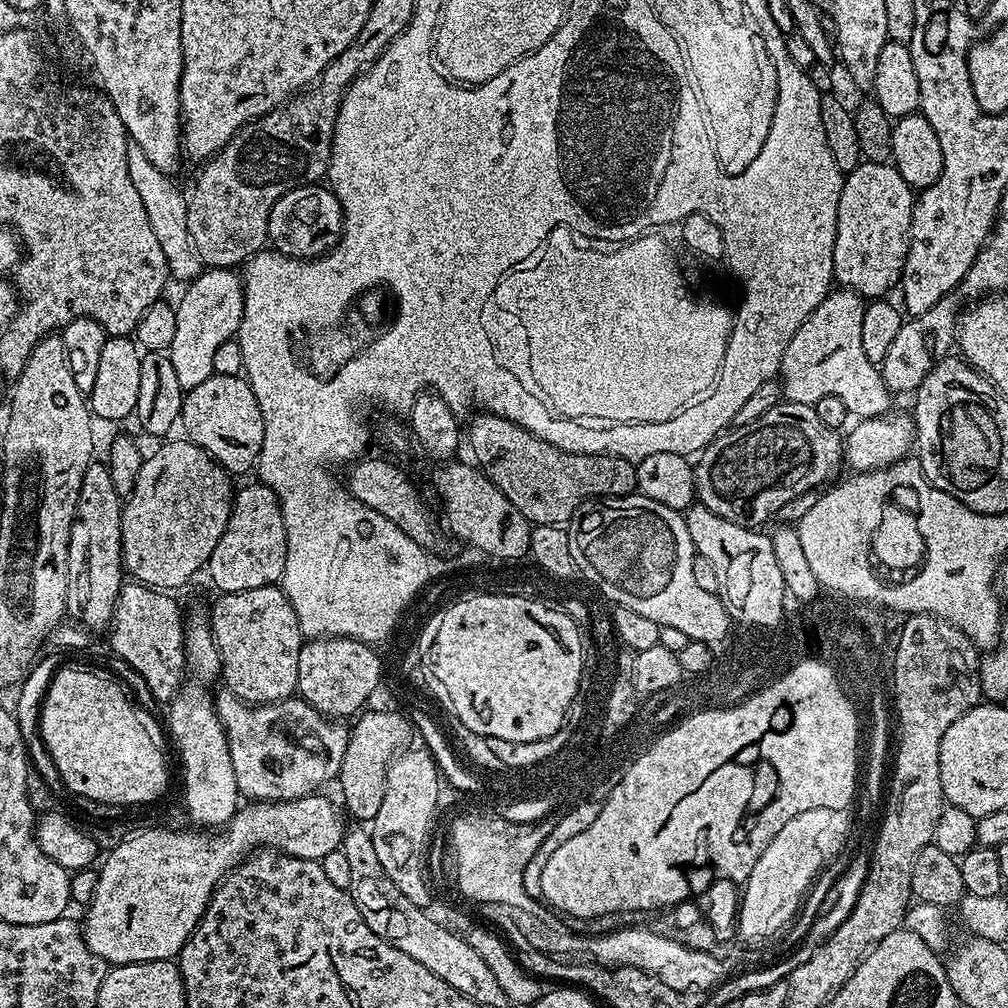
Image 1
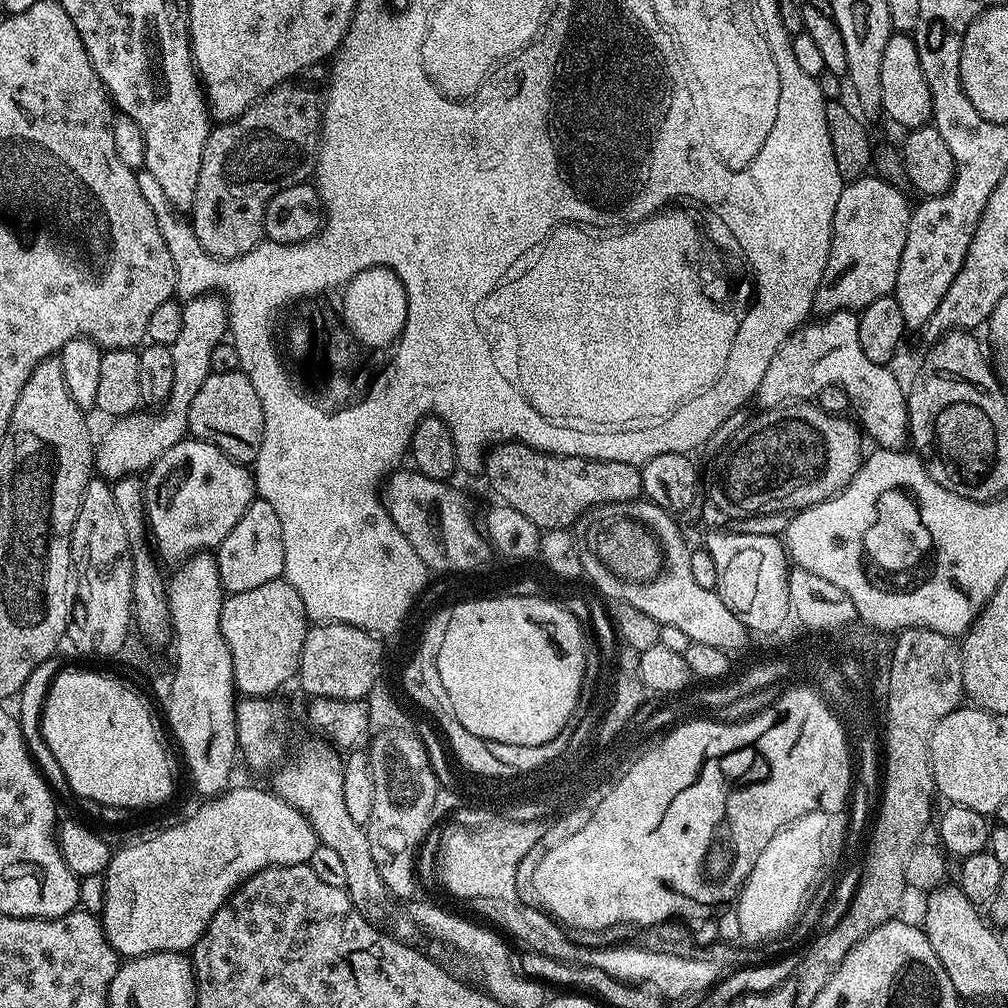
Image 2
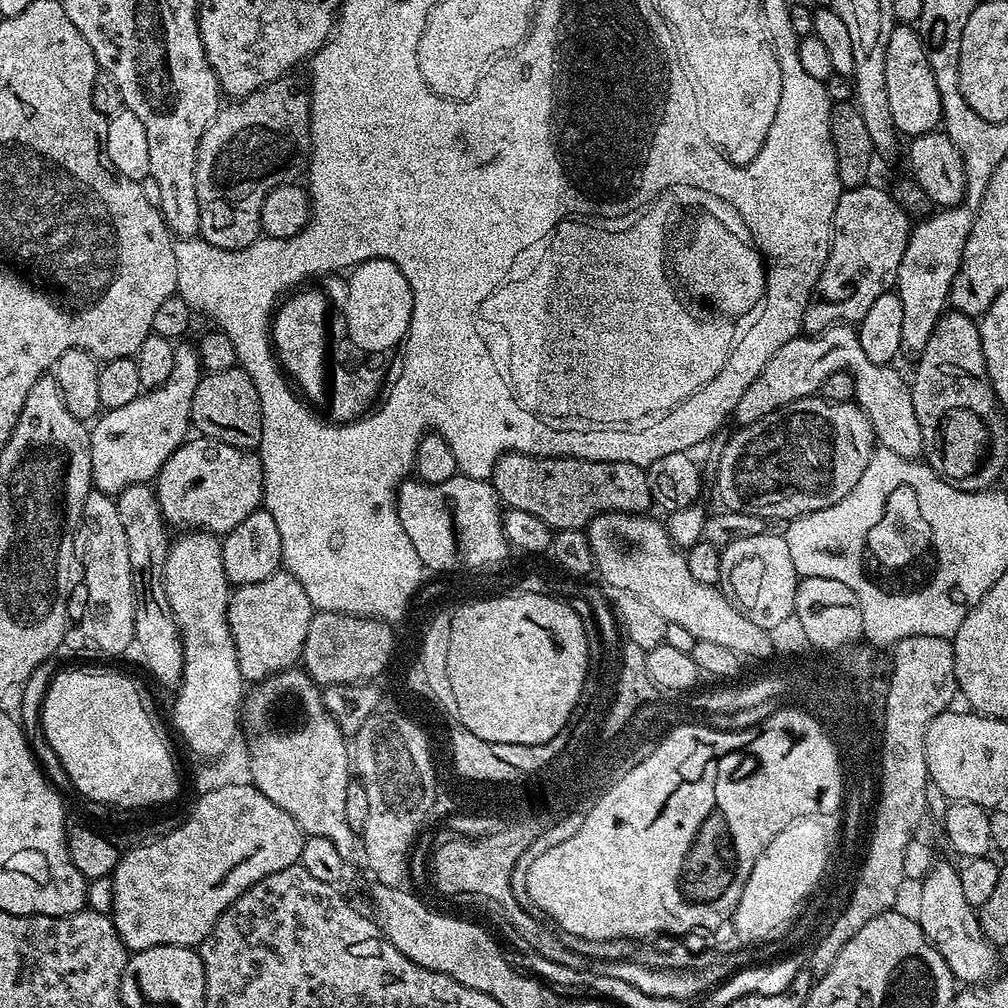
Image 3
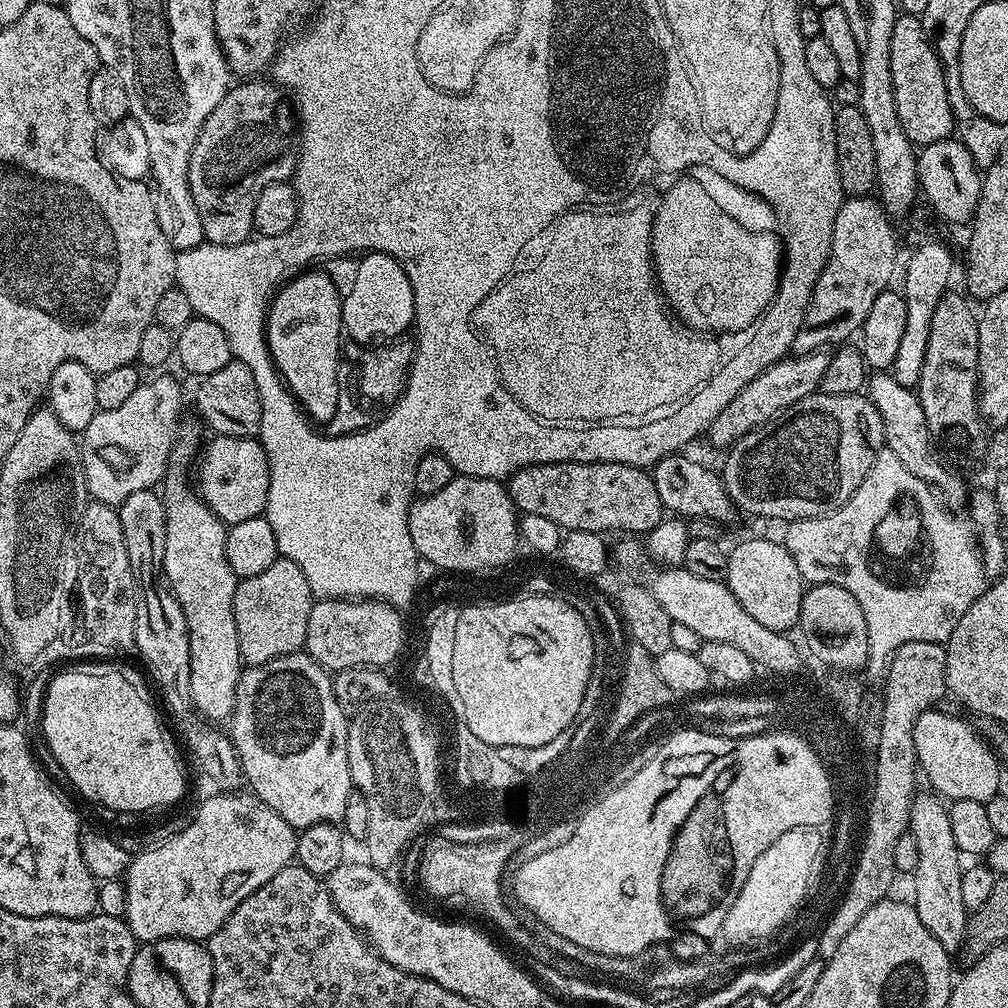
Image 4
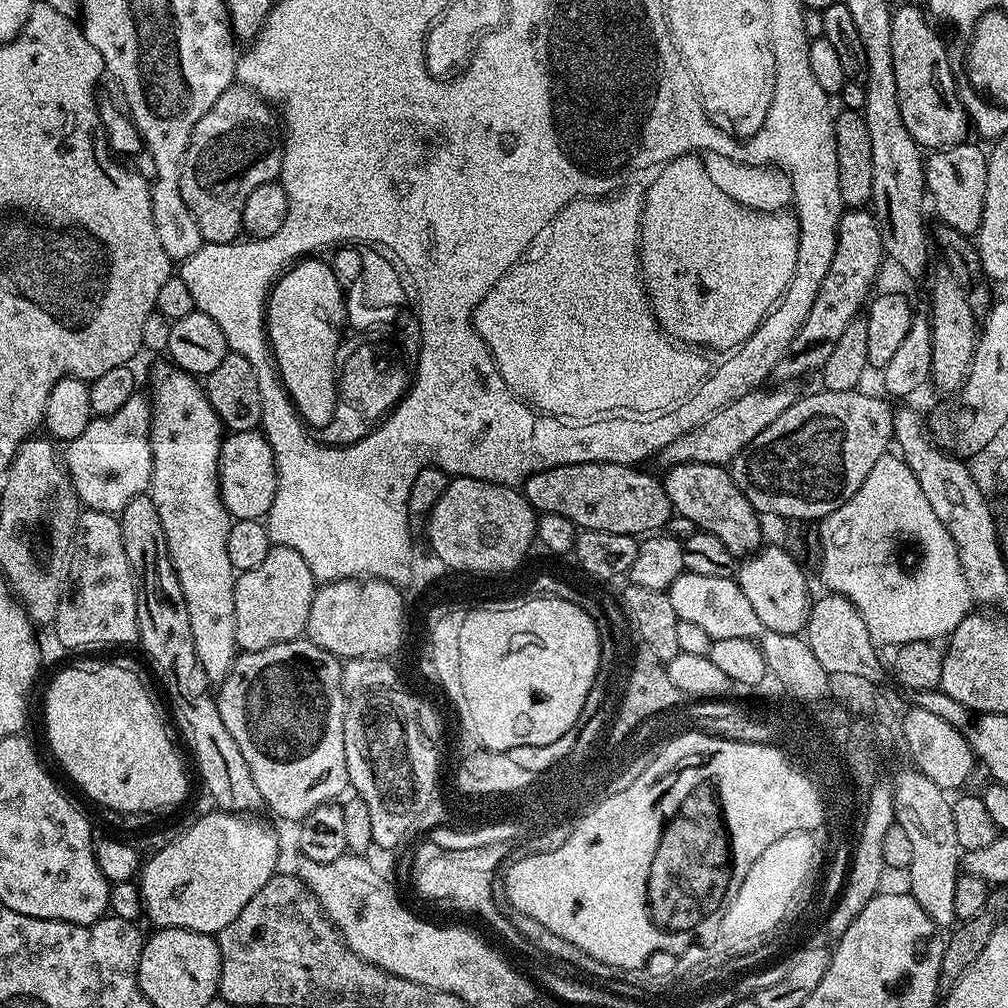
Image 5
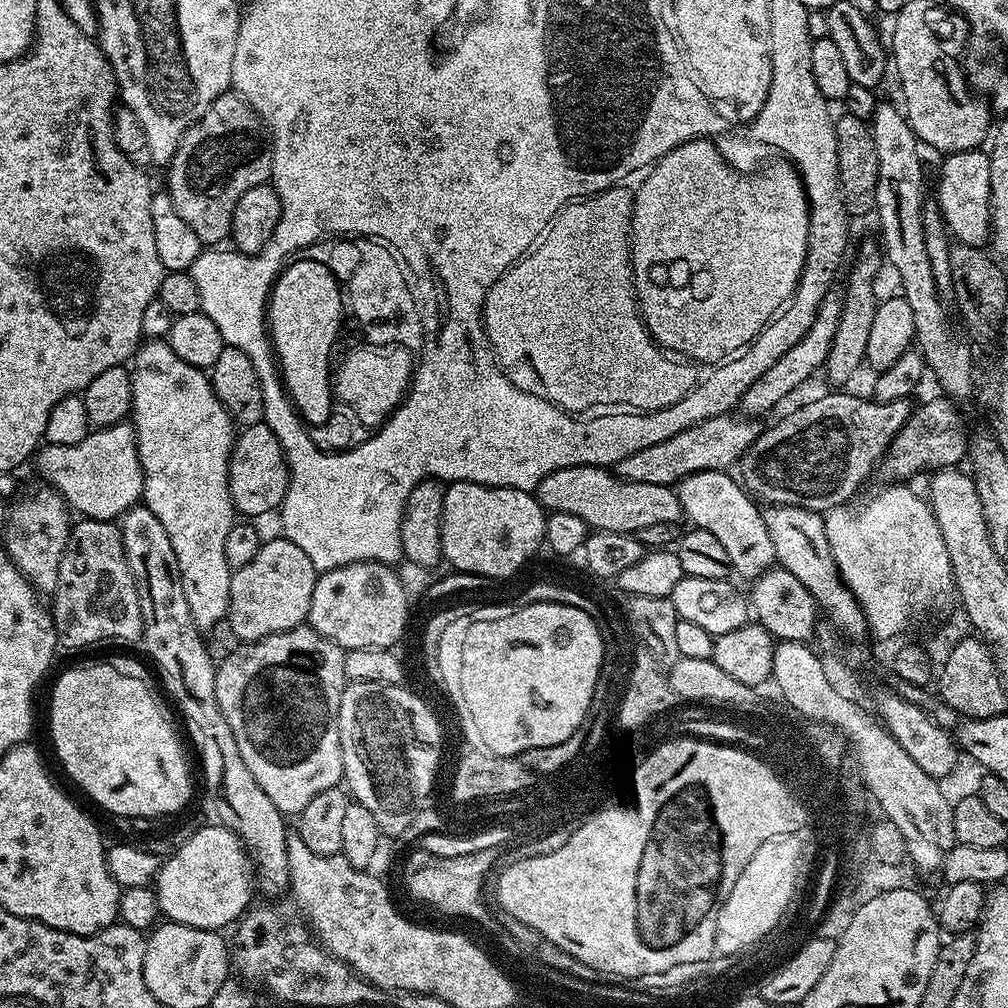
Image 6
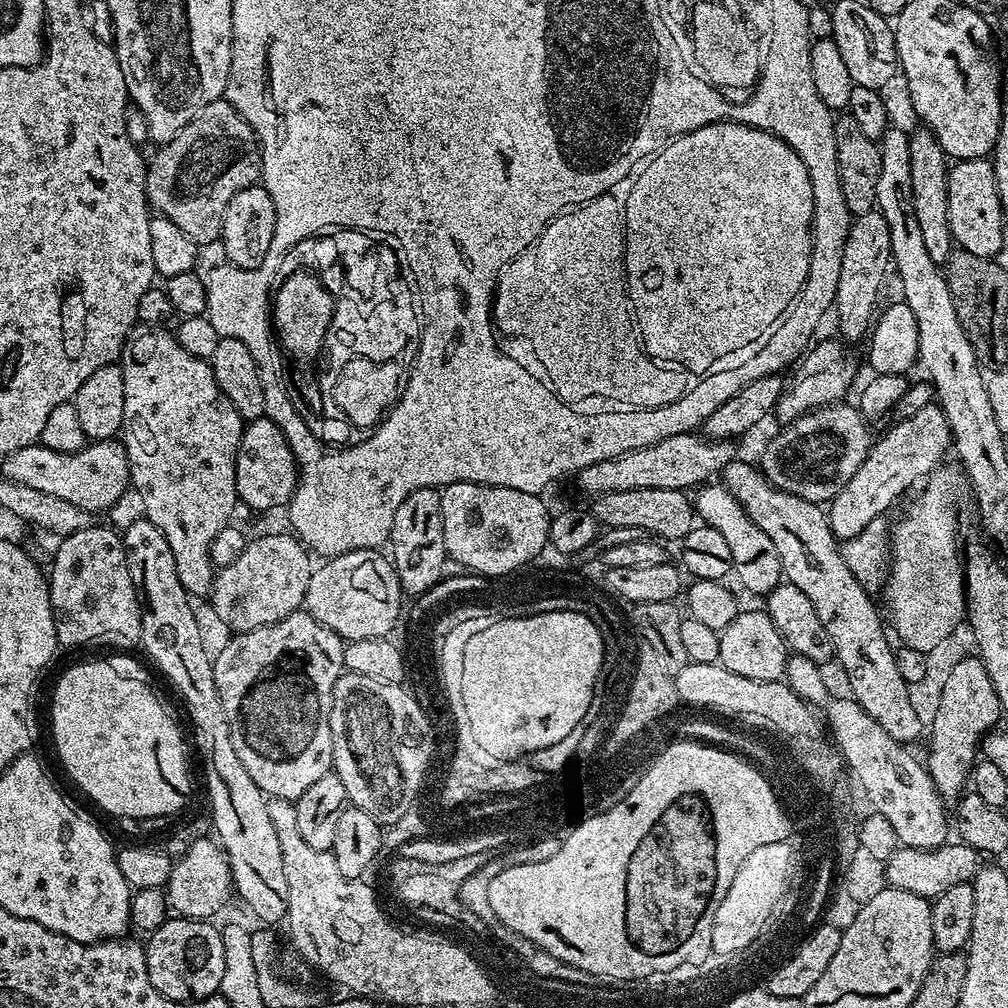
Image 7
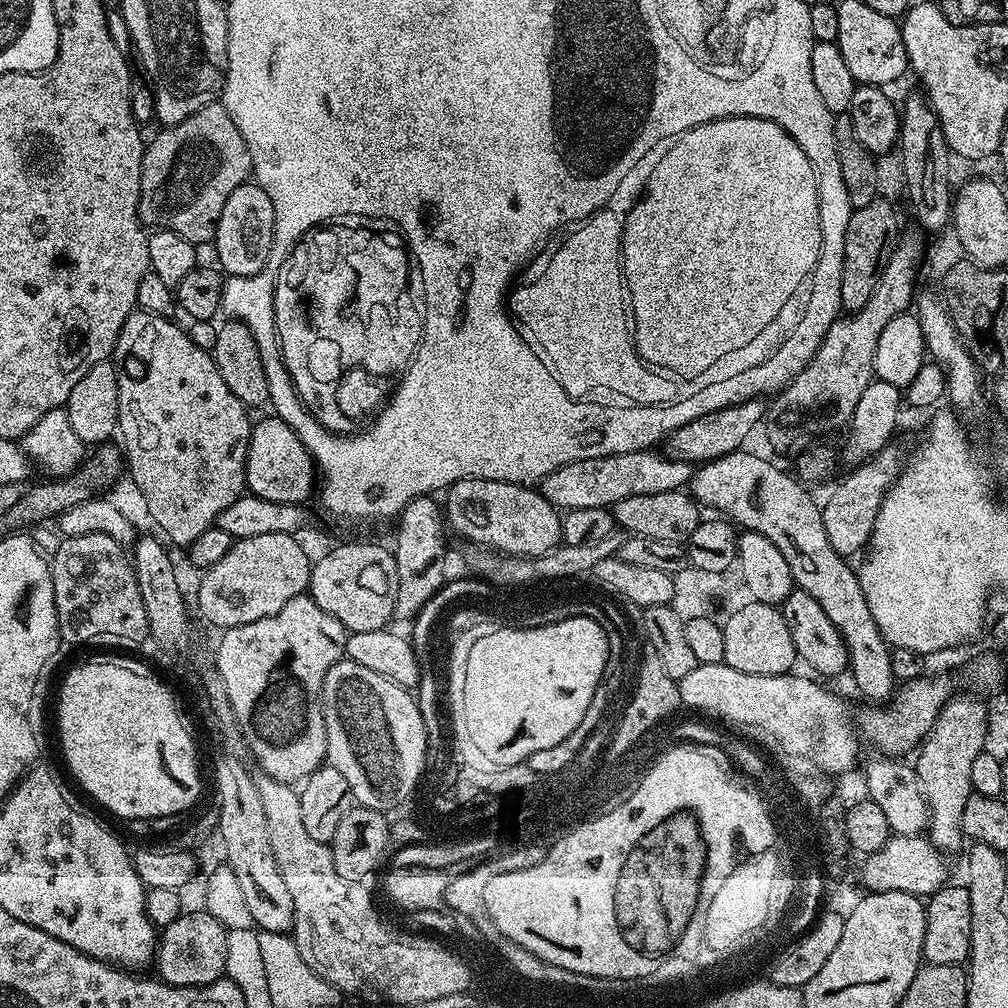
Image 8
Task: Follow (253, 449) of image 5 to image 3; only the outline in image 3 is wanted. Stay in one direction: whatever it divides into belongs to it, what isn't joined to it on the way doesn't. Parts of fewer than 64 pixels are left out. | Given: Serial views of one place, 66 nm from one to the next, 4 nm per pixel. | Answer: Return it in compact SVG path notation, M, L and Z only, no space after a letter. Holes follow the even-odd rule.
M196 434L166 458L154 487L165 521L173 529L227 534L263 505L264 471L255 451Z

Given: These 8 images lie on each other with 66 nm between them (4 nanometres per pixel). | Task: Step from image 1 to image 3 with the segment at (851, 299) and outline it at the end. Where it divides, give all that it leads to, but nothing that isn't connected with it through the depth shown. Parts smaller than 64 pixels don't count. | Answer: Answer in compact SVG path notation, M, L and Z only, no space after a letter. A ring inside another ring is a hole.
M835 324L825 332L801 334L786 342L786 346L782 346L782 350L778 350L778 354L766 362L762 374L750 382L750 390L746 390L738 402L734 420L740 426L758 422L758 418L774 414L774 410L784 404L801 400L803 396L817 395L822 382L826 382L830 374L847 370L852 373L855 403L860 405L866 418L870 418L877 445L894 450L894 454L902 454L902 458L907 460L915 460L924 451L922 426L918 426L918 414L914 414L909 381L905 377L903 380L894 369L887 364L875 364L866 358L857 329L851 324Z

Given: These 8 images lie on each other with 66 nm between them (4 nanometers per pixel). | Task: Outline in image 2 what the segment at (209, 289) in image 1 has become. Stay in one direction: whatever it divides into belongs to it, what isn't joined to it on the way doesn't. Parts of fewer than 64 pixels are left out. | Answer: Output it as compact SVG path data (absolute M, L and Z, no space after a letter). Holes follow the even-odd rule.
M205 294L191 297L182 310L182 334L178 342L170 345L172 355L176 357L176 377L172 392L159 410L137 410L129 416L122 416L111 421L104 441L99 441L94 452L94 468L103 479L109 482L121 480L124 476L143 473L151 468L152 463L170 446L185 439L188 432L190 402L194 394L202 390L202 382L211 376L210 354L229 335L228 305L219 294Z

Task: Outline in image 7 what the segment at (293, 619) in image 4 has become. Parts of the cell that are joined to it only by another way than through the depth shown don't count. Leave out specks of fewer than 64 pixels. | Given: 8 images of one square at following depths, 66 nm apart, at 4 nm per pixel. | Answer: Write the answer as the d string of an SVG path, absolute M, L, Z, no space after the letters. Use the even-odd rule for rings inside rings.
M287 535L249 539L242 554L238 554L230 566L215 573L210 593L212 608L217 618L226 627L232 628L233 633L258 630L286 618L292 612L301 611L306 586L310 586L314 571L313 557L295 535Z

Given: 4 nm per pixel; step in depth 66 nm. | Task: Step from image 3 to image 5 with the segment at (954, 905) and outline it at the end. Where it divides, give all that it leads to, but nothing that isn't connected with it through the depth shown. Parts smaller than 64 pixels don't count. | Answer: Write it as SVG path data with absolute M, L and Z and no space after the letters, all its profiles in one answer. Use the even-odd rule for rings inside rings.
M915 770L898 773L896 784L892 788L896 823L902 826L902 830L906 830L906 835L914 846L914 858L906 870L907 887L918 906L922 906L922 910L930 914L932 921L941 926L947 926L956 920L954 886L962 875L962 849L954 830L953 801L950 796L948 800L948 796L945 789L939 788L937 784L930 782L930 778Z

